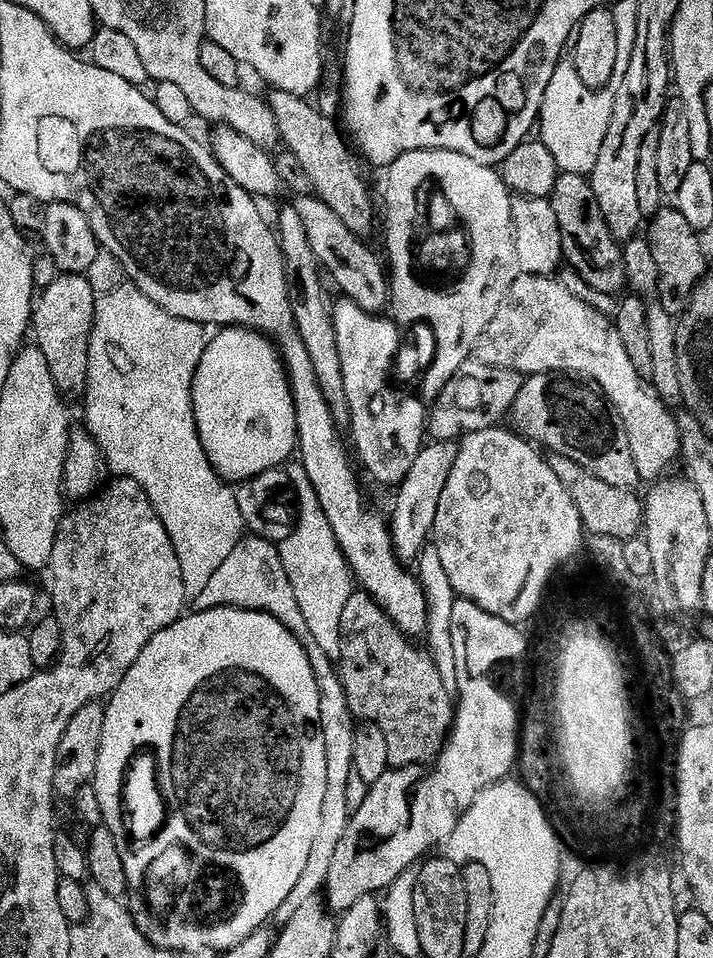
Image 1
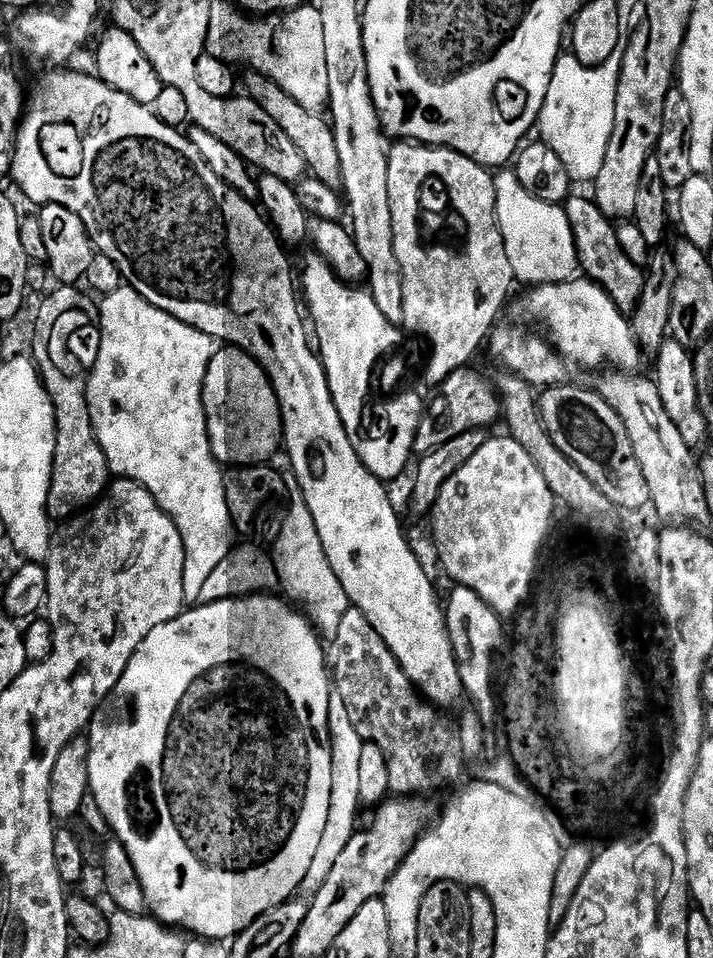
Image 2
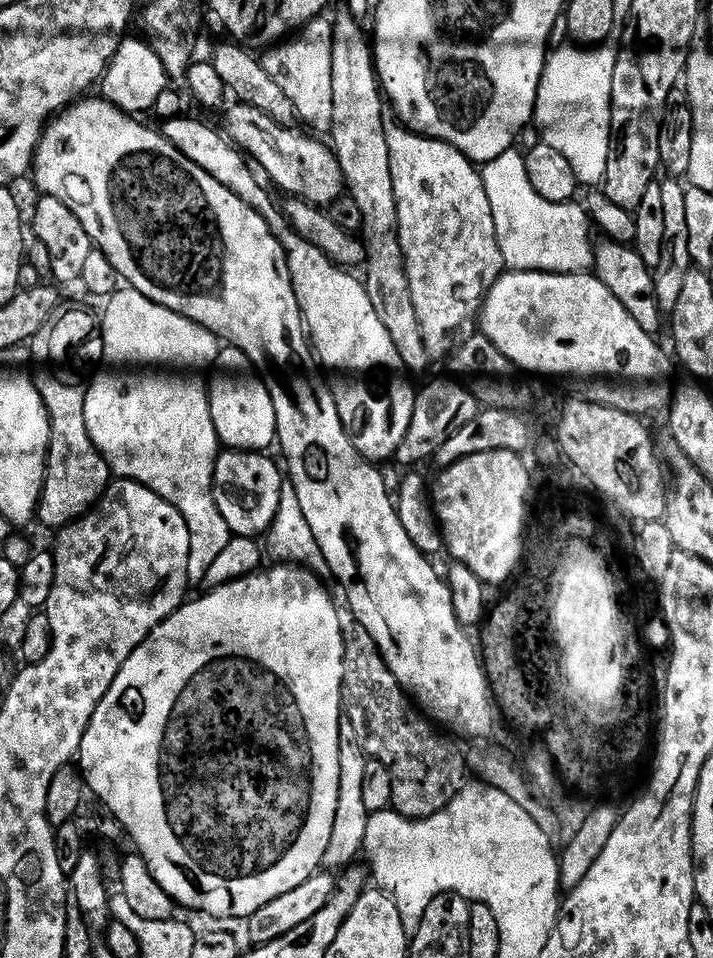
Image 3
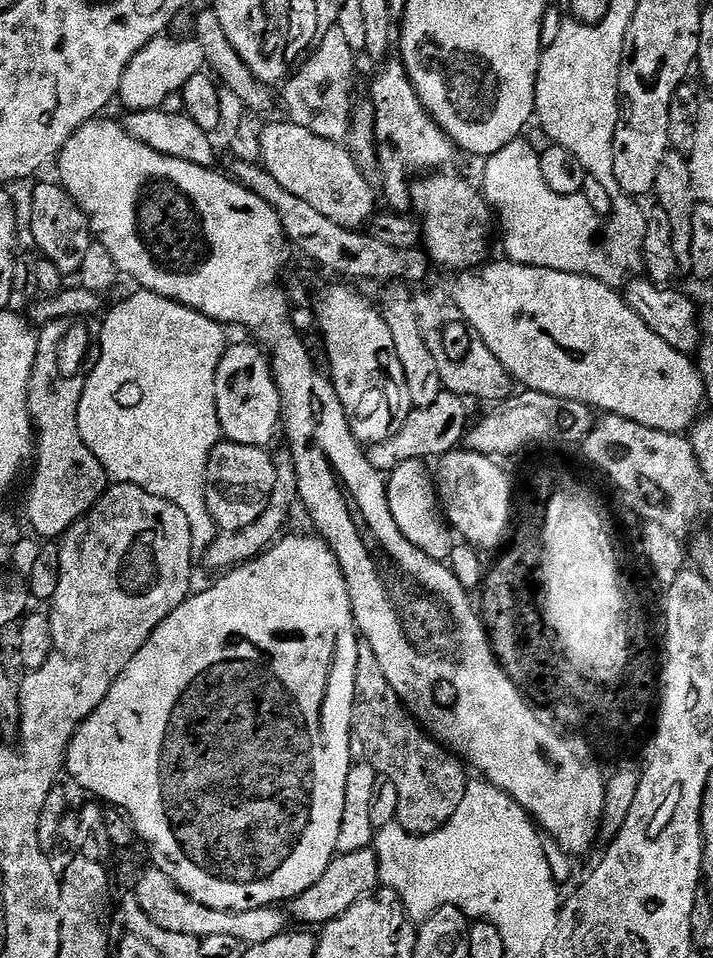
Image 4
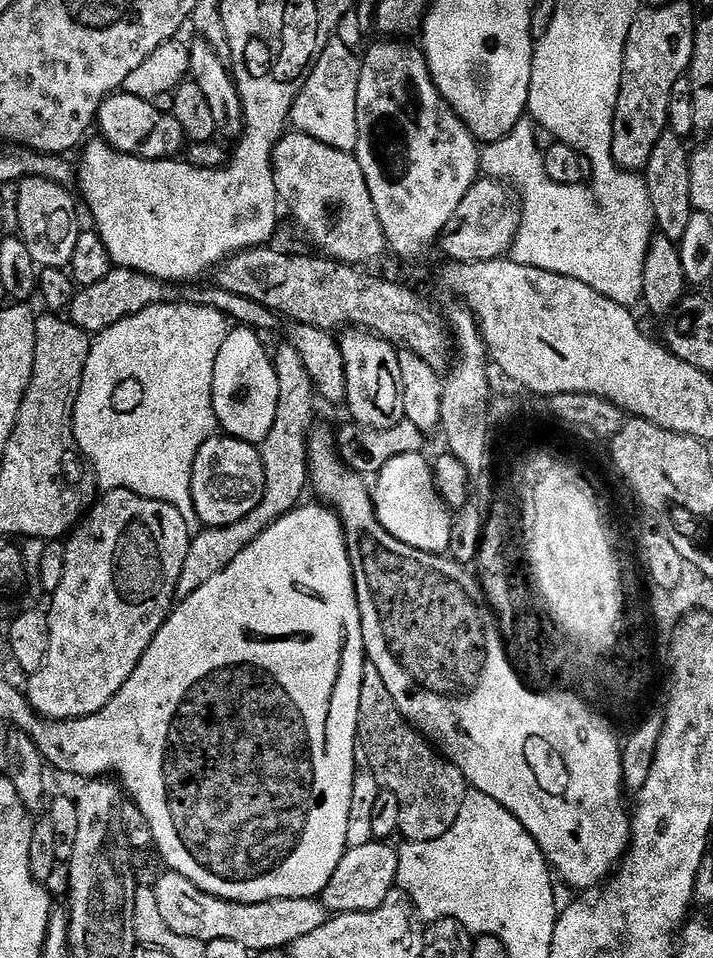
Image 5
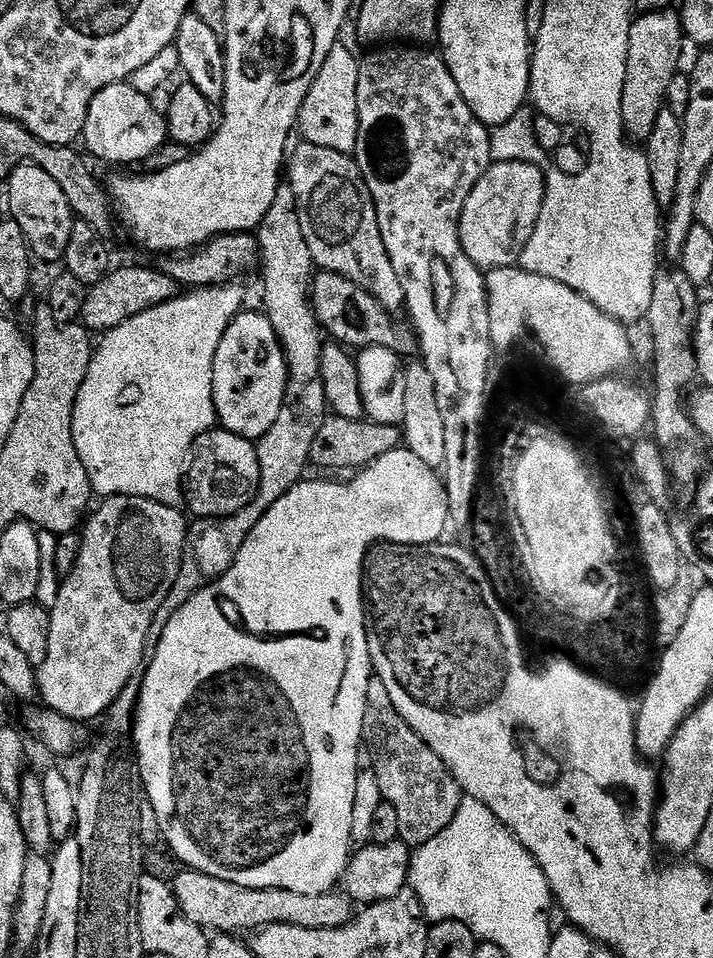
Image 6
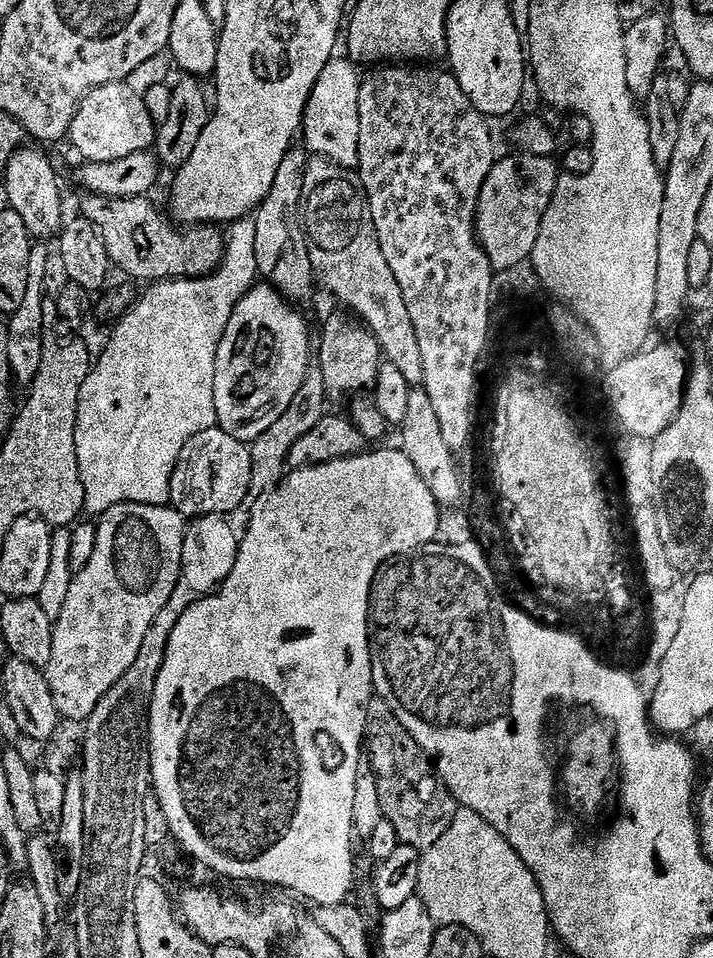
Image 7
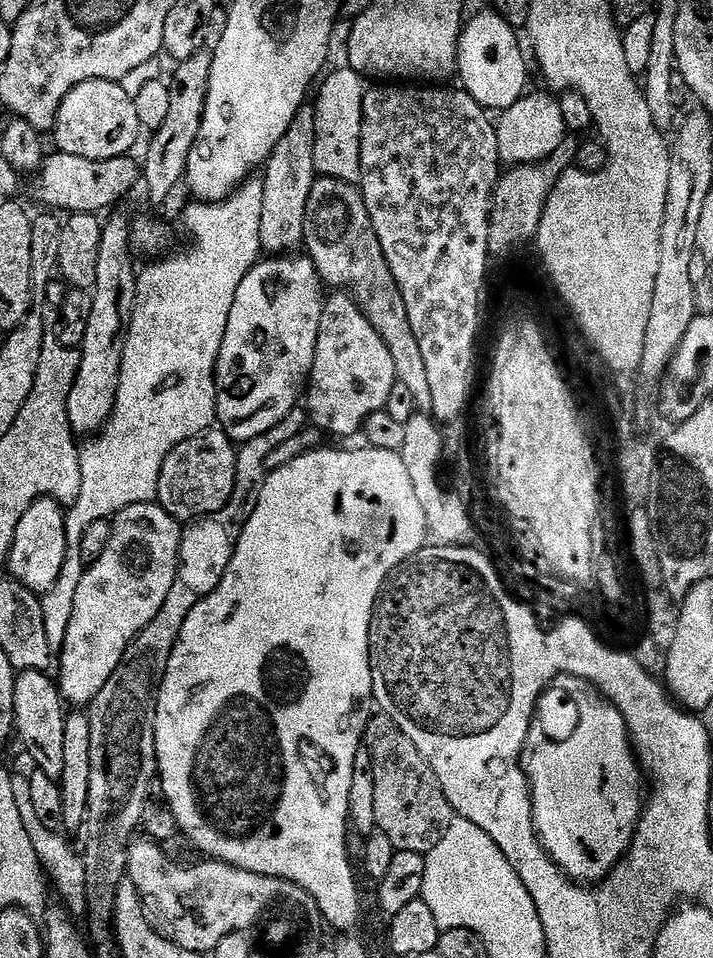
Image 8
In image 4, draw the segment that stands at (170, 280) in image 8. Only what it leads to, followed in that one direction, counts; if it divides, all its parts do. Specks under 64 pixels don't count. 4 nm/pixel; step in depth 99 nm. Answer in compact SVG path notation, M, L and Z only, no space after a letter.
M137 291L137 296L133 300L128 300L125 304L120 304L104 320L104 329L100 332L100 357L96 360L96 365L92 368L92 373L88 376L88 381L83 381L80 389L80 401L78 402L78 434L82 442L102 462L104 471L117 484L133 484L182 510L186 514L186 522L190 522L190 534L192 535L192 547L197 553L203 554L214 542L218 535L218 529L210 510L206 506L204 498L204 471L208 455L212 453L212 447L221 443L222 433L220 430L220 419L216 413L216 371L220 365L220 360L226 351L224 344L225 325L218 320L211 320L195 312L193 308L182 306L173 300L162 298L153 292Z

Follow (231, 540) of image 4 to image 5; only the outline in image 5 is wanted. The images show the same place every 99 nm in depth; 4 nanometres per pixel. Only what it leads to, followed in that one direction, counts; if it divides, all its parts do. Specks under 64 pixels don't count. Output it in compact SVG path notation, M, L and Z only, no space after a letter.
M284 342L277 352L274 352L274 363L278 374L278 414L274 414L274 426L270 426L270 434L260 441L260 457L266 474L266 486L262 494L262 502L246 514L238 522L221 528L205 527L195 533L190 542L190 550L186 554L186 566L182 566L182 578L178 578L177 597L183 598L194 594L198 586L210 582L214 574L226 570L258 534L262 534L275 520L282 518L305 499L304 491L310 488L308 474L308 437L313 431L312 415L316 412L317 393L312 386L311 378L303 365L298 350L289 342Z

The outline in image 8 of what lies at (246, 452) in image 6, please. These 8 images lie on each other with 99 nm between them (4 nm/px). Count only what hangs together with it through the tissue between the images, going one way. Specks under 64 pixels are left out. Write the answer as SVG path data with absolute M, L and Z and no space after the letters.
M219 426L208 428L194 438L174 446L158 478L156 500L175 520L195 522L223 513L236 495L237 445Z

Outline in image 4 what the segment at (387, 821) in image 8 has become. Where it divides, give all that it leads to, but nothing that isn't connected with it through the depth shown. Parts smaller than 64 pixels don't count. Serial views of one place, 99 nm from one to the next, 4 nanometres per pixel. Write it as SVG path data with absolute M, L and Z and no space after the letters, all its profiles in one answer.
M363 642L358 646L358 670L354 670L352 734L359 751L360 748L364 751L363 759L374 766L376 773L388 778L398 790L395 823L402 825L409 836L434 834L442 826L446 826L450 818L454 818L454 810L458 810L459 804L462 803L462 794L466 794L470 779L469 773L464 773L465 765L421 728L416 717L408 711L404 701L394 690L394 686L386 682L386 674L378 663L374 650L370 650L370 646Z

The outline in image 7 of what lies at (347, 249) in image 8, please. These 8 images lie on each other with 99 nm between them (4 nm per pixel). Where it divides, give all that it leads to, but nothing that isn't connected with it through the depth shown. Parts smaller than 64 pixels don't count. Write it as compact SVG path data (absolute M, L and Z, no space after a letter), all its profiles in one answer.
M309 159L304 175L302 227L309 245L316 247L317 244L332 255L332 268L324 268L321 272L319 269L319 283L321 280L346 307L357 312L355 315L379 342L383 359L393 364L408 384L423 385L418 334L414 334L414 322L410 322L402 286L398 286L398 278L394 278L394 270L390 270L390 262L386 262L386 254L382 254L359 171L344 168L333 160Z

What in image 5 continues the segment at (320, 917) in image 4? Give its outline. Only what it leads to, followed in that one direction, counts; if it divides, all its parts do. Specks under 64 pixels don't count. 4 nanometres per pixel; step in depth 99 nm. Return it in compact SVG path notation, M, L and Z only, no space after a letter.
M373 842L366 846L354 846L345 852L342 862L338 862L338 870L334 870L322 893L322 903L329 913L369 912L378 910L378 906L386 902L386 894L397 887L397 849L390 845L388 842Z

